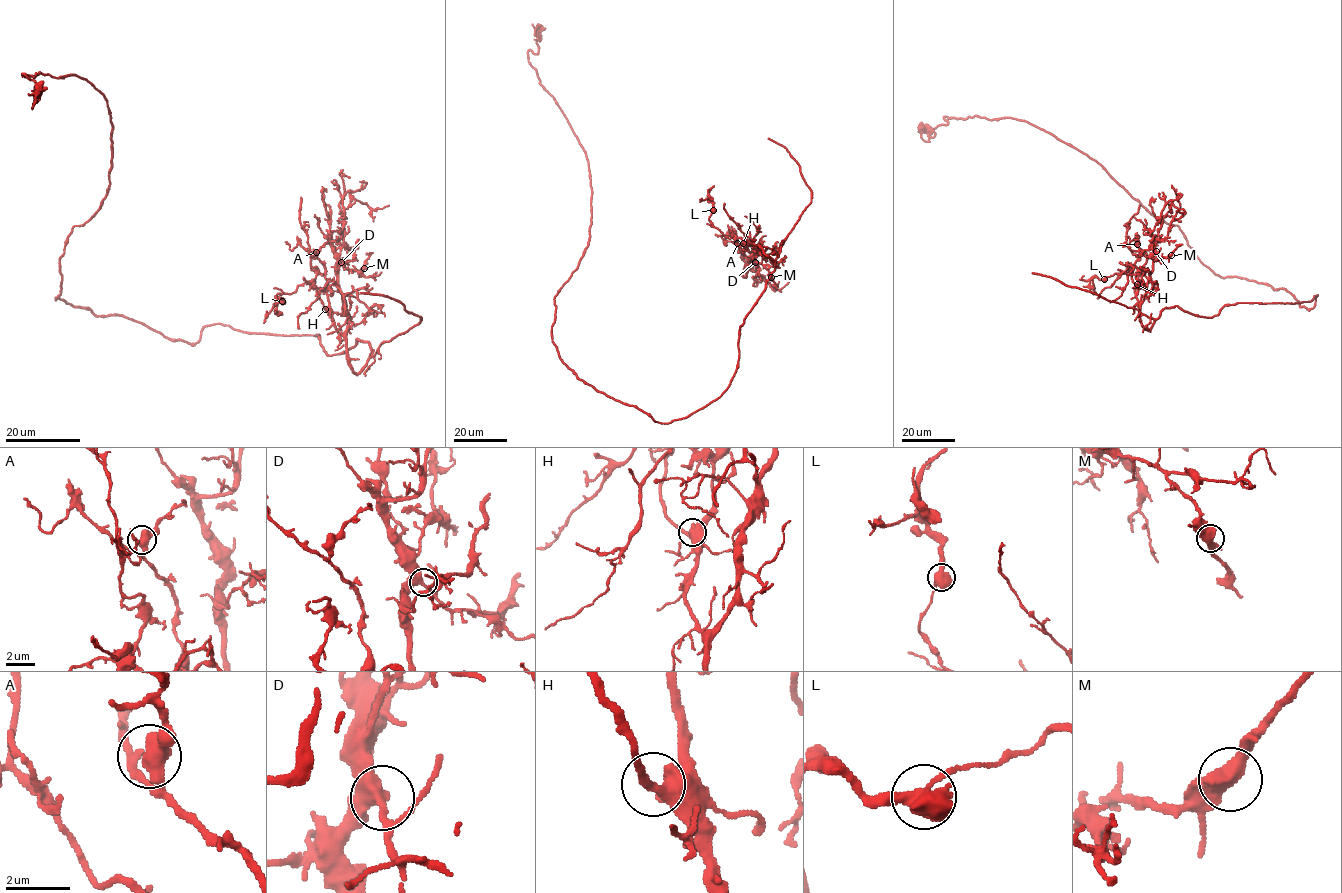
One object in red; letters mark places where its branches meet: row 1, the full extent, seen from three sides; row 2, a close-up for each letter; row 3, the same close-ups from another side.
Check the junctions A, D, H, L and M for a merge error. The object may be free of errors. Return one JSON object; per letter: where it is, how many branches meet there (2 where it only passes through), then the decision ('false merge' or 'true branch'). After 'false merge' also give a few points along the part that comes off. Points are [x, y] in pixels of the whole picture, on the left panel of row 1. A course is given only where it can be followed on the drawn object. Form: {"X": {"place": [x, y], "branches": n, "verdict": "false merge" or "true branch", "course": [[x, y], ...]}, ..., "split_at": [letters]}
{"A": {"place": [316, 252], "branches": 2, "verdict": "true branch"}, "D": {"place": [341, 262], "branches": 2, "verdict": "true branch"}, "H": {"place": [325, 309], "branches": 2, "verdict": "true branch"}, "L": {"place": [282, 301], "branches": 2, "verdict": "false merge", "course": [[283, 301], [282, 298], [276, 301], [263, 323]]}, "M": {"place": [364, 268], "branches": 2, "verdict": "true branch"}, "split_at": ["L"]}

